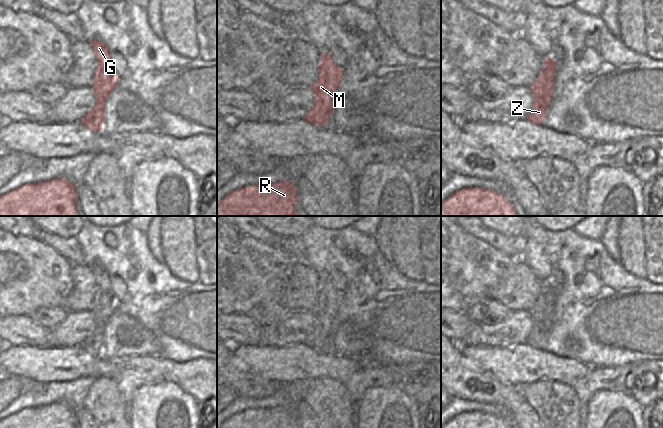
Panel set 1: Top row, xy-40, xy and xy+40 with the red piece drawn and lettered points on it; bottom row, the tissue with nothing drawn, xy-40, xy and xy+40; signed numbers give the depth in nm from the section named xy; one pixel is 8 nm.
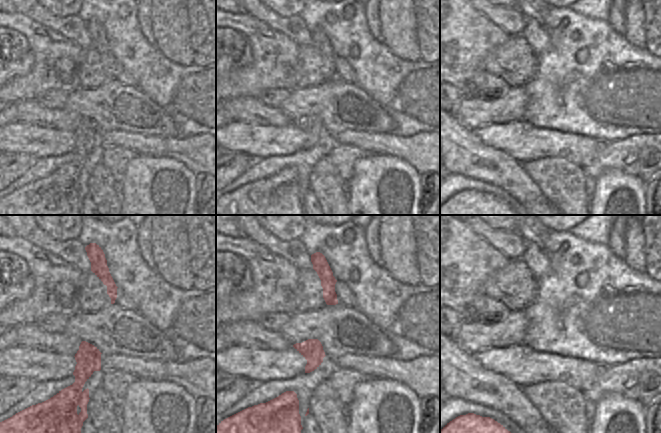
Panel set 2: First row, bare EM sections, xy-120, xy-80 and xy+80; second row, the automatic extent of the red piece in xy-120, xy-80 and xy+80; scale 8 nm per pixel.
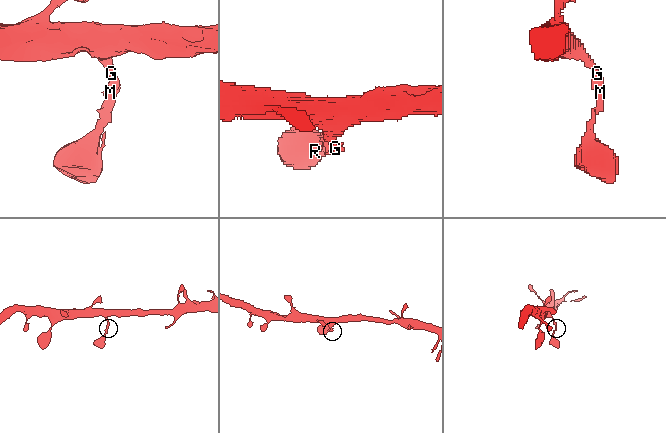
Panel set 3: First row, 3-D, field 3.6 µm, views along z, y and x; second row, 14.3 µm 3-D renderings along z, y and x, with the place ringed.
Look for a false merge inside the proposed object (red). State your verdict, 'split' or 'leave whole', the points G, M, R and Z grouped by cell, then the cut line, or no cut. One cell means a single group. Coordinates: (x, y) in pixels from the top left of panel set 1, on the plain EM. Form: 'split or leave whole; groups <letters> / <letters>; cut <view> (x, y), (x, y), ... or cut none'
leave whole; groups G M R Z; cut none

